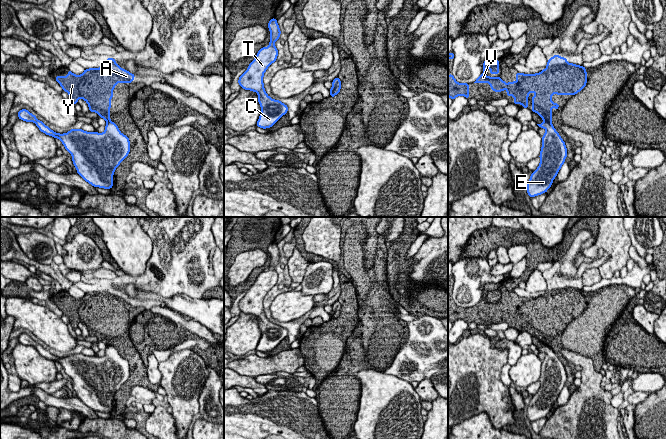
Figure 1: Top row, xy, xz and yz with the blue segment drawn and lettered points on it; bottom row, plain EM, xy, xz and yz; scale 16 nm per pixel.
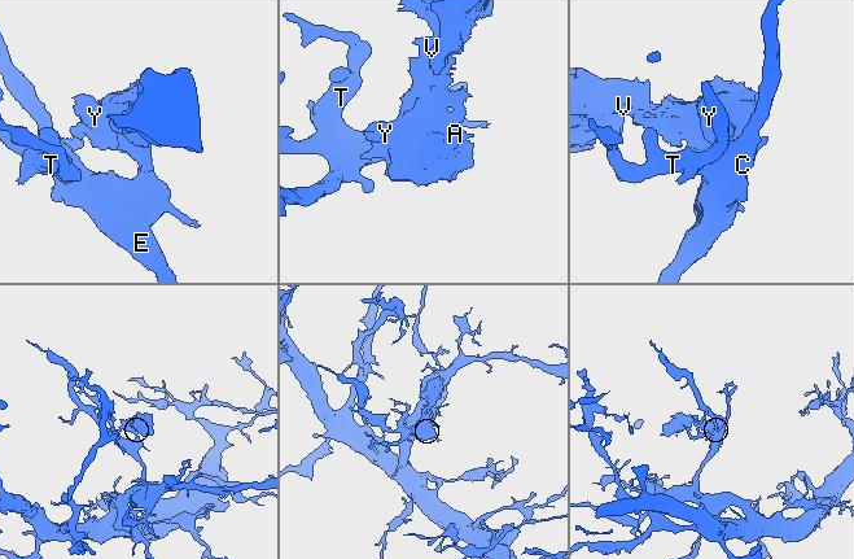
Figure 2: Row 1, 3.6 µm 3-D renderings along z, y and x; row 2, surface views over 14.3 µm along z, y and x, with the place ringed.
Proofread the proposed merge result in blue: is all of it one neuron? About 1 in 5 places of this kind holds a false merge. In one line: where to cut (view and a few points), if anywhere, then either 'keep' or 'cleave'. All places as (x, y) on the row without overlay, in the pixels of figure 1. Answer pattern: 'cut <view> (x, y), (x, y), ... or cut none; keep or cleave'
cut yz (544, 344), (551, 348); cleave

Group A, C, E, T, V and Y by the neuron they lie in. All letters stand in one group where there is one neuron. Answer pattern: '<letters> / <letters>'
A V Y / C E T

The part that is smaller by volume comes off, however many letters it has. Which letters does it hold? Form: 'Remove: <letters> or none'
Remove: A, V, Y

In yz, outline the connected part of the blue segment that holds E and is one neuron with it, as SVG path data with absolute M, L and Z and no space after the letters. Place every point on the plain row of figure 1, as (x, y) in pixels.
M544 345L537 349L546 356L542 360L540 388L527 407L530 422L547 416L568 378L565 366L551 347Z

